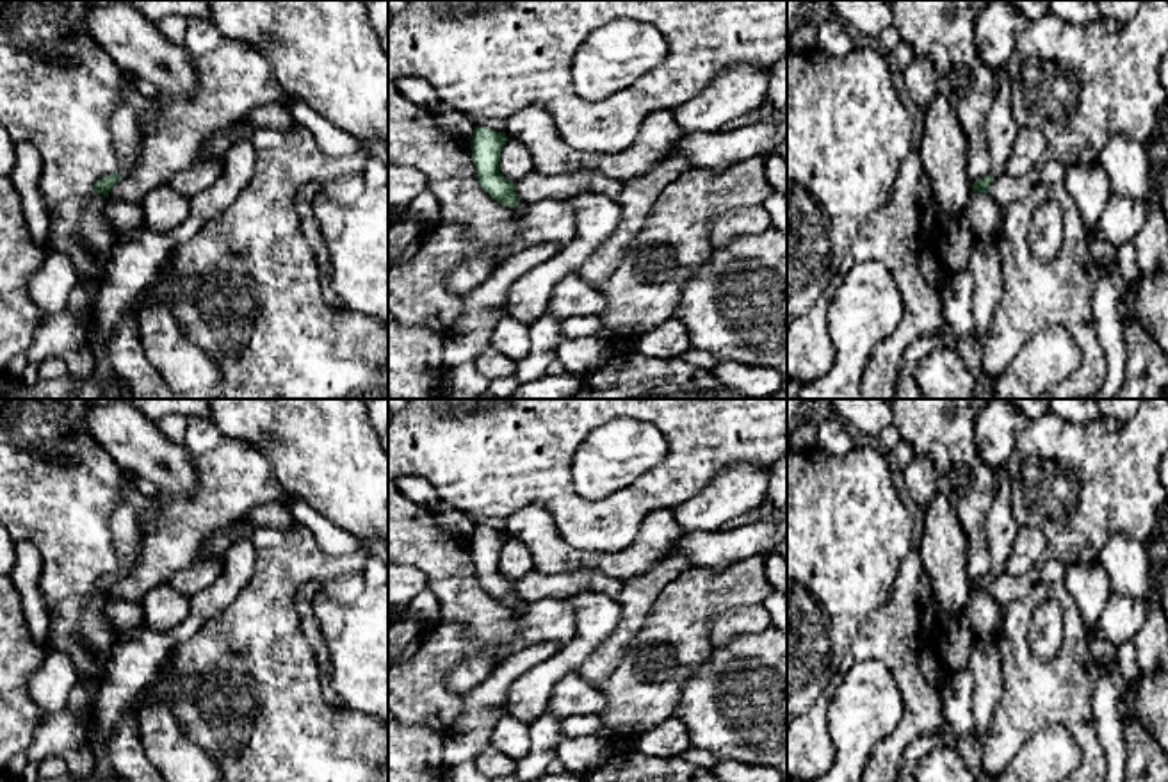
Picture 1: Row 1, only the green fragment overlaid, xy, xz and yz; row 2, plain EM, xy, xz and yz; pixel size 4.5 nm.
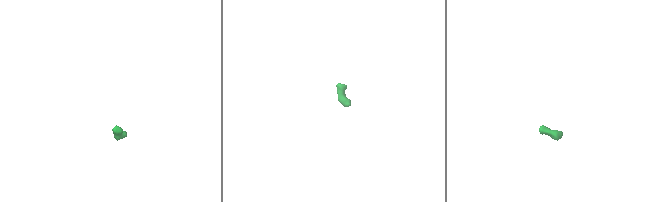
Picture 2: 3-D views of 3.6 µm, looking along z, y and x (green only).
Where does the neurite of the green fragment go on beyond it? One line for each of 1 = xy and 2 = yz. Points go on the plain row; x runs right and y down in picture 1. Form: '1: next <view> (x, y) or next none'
1: next none
2: next none

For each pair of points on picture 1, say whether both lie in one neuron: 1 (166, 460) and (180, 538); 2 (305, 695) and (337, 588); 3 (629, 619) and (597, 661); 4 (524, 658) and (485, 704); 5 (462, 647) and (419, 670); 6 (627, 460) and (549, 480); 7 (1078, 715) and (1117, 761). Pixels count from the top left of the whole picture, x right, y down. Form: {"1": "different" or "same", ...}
{"1": "different", "2": "different", "3": "same", "4": "same", "5": "same", "6": "different", "7": "different"}

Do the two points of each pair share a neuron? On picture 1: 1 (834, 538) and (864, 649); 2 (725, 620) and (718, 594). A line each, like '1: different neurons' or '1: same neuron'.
1: different neurons
2: different neurons

